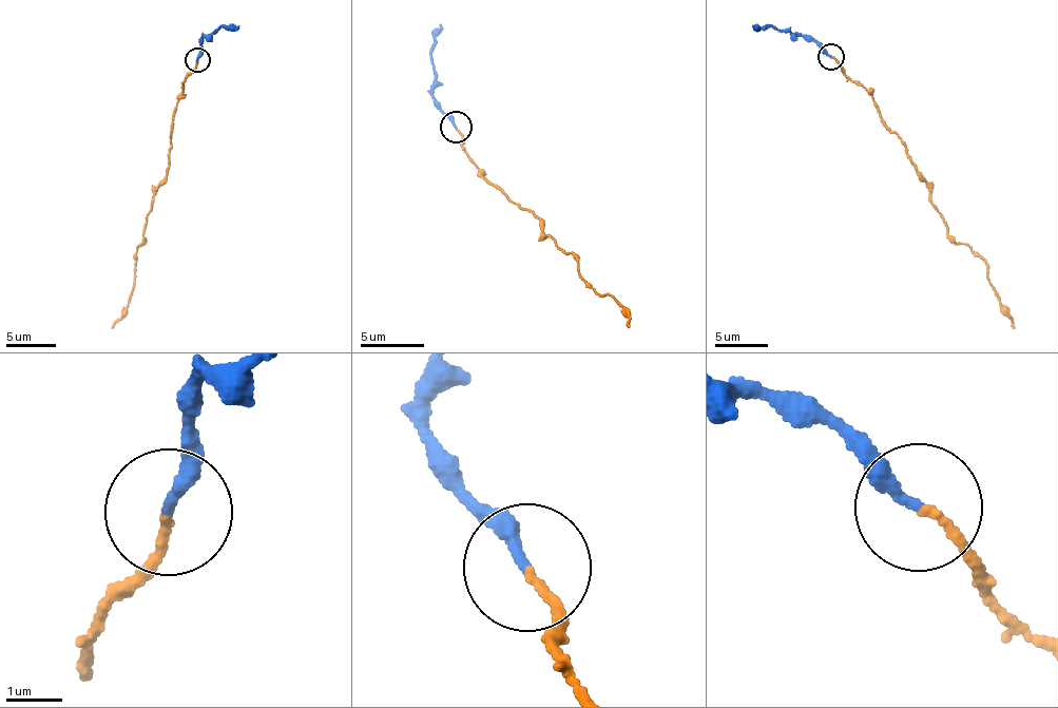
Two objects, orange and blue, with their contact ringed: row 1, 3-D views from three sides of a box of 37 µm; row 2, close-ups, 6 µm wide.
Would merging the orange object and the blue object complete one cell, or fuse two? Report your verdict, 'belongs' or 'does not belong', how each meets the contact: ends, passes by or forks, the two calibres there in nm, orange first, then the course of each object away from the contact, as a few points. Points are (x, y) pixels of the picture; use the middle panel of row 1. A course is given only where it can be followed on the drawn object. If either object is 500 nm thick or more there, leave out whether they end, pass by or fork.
does not belong | orange ends | blue ends | 130/220 nm | orange via (456, 127), (467, 159), (500, 193), (533, 210), (544, 234), (577, 263), (577, 272), (624, 306), (630, 327) | blue via (456, 127), (451, 115), (434, 97), (431, 45), (440, 23)

